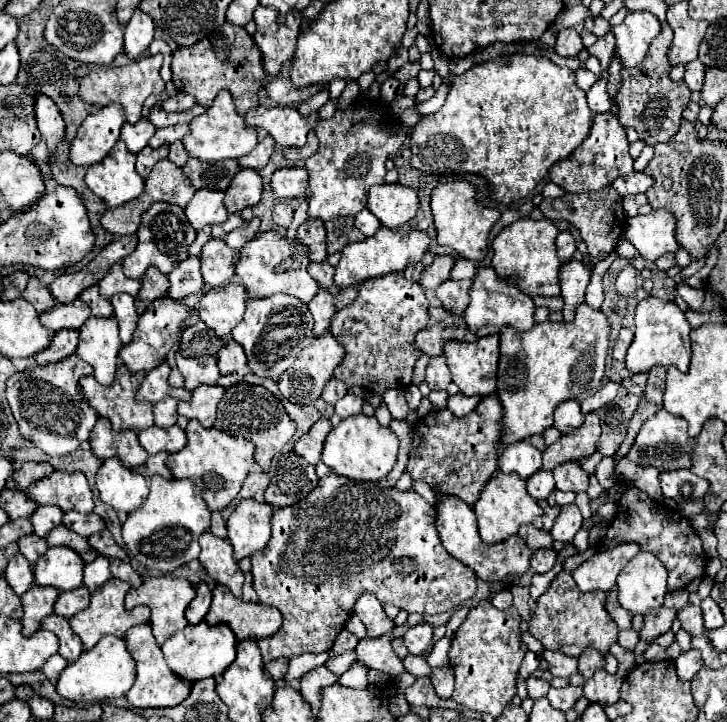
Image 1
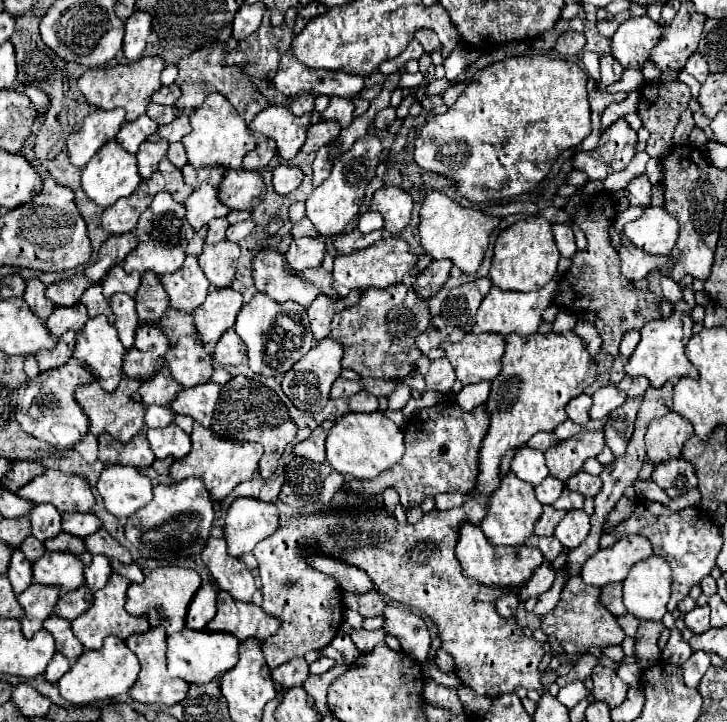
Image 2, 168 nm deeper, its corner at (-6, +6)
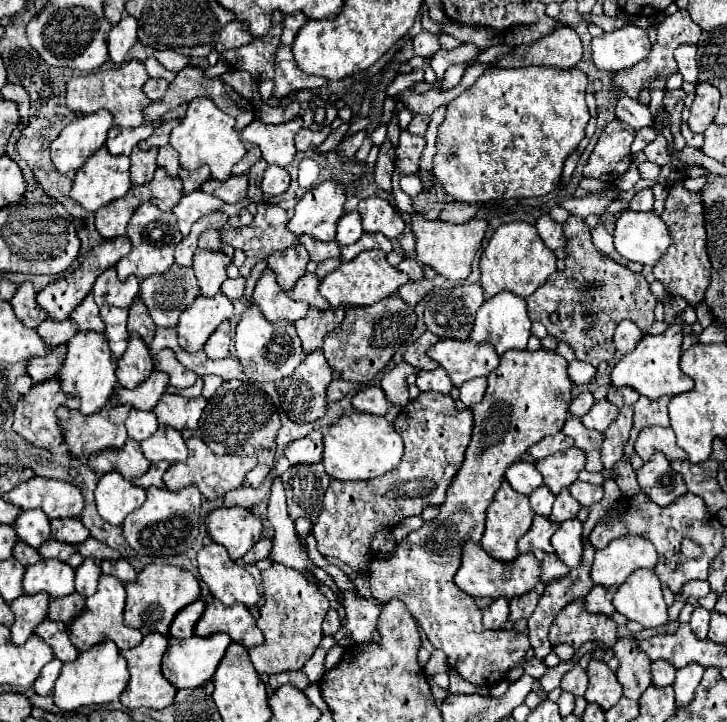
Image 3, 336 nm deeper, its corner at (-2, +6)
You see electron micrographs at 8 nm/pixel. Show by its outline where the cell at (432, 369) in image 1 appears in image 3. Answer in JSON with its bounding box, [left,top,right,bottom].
[417,366,453,394]

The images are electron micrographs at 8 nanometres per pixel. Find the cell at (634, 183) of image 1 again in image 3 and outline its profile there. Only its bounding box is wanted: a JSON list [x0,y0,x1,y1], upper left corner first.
[629,188,653,212]

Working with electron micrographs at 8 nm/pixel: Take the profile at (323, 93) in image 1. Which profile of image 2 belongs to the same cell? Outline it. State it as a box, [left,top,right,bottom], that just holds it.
[287,94,315,116]

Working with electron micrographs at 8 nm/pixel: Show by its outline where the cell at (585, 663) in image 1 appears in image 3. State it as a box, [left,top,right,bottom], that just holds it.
[561,664,587,696]

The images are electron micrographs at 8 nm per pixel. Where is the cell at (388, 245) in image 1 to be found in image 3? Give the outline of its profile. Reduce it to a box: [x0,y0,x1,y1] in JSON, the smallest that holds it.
[319,250,409,308]

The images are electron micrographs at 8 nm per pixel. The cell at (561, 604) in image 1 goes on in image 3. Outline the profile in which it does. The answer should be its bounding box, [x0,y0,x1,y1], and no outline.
[549,598,617,648]

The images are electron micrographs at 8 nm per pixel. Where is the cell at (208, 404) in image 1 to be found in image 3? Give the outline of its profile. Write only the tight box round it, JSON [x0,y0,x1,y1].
[155,394,207,430]

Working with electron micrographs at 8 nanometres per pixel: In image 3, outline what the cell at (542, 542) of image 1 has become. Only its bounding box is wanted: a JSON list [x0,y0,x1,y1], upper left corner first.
[541,552,569,584]

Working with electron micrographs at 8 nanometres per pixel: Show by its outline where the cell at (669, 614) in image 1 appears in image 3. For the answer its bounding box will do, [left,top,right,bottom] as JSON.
[613,638,651,700]

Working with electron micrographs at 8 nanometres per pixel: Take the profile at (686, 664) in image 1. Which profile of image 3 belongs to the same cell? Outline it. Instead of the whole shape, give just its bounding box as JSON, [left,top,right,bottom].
[673,662,705,706]

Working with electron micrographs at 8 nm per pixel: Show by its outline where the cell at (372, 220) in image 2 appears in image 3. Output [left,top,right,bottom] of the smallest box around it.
[337,212,363,244]

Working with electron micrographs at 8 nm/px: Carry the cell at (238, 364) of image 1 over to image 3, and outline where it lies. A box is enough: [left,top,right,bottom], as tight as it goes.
[205,322,231,360]

